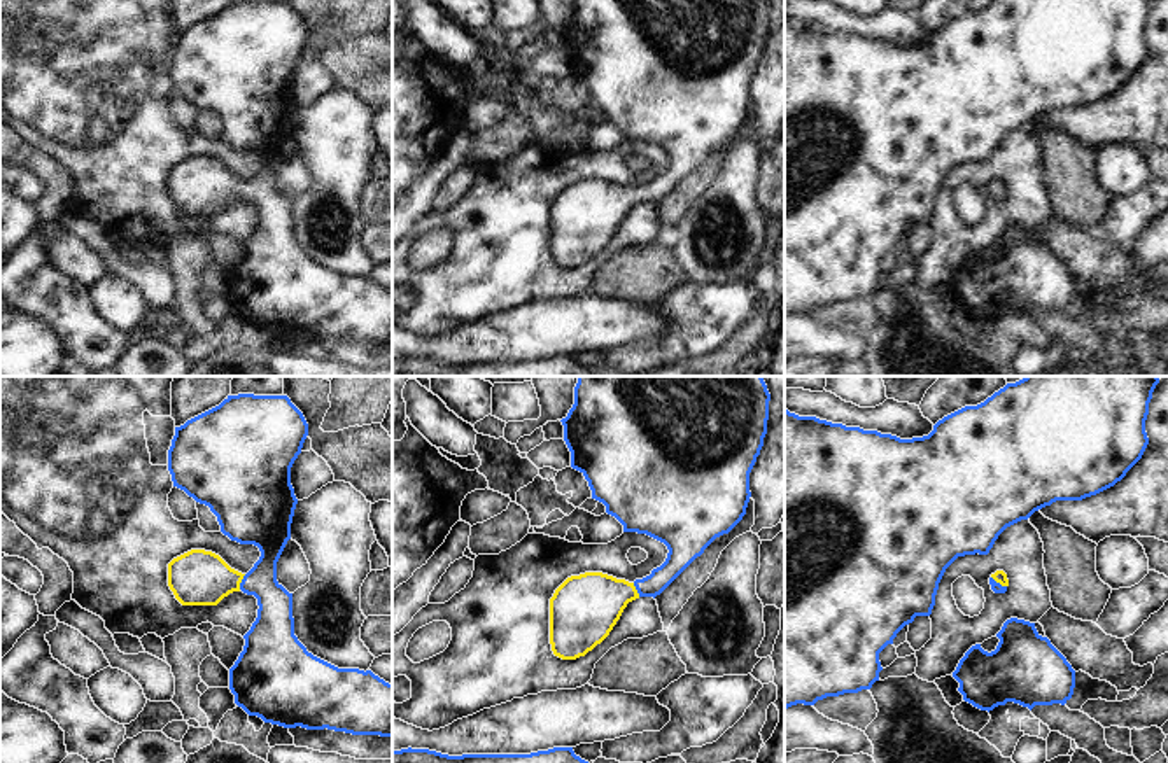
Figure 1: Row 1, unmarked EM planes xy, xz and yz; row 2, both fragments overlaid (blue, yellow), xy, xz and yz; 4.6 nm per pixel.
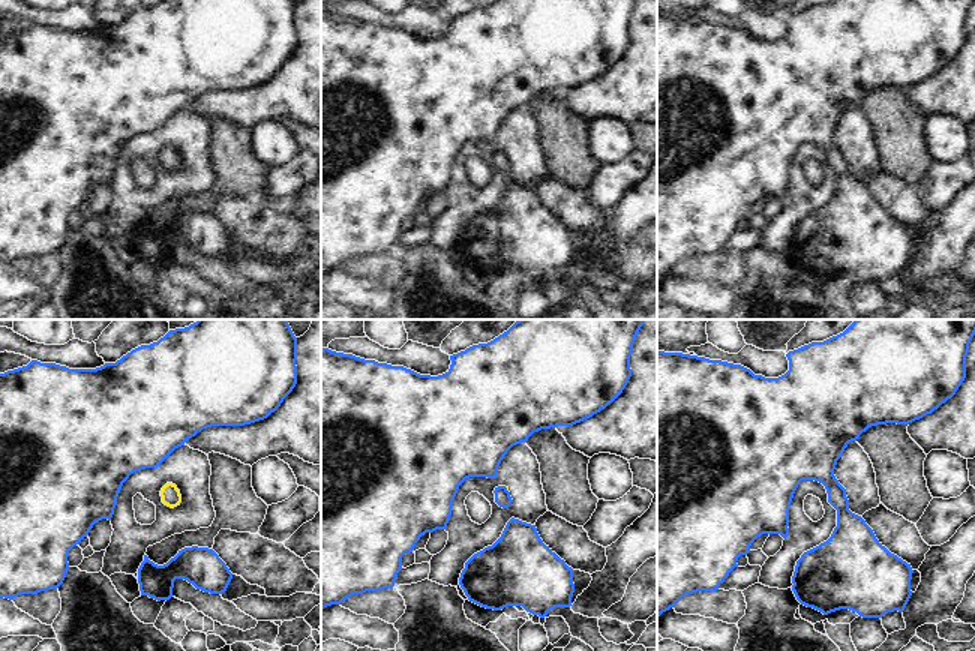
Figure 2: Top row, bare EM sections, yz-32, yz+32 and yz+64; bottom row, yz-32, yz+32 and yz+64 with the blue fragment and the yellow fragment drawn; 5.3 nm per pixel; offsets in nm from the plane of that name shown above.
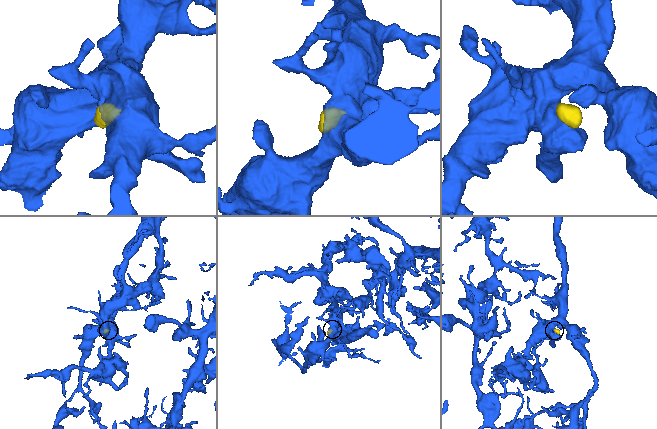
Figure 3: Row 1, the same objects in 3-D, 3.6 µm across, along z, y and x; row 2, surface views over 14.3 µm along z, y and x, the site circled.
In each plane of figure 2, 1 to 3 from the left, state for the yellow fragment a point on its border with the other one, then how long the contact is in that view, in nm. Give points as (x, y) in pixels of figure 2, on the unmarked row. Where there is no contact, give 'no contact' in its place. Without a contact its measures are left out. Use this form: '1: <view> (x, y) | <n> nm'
1: no contact
2: yz+32 (506, 153) | 30 nm
3: no contact

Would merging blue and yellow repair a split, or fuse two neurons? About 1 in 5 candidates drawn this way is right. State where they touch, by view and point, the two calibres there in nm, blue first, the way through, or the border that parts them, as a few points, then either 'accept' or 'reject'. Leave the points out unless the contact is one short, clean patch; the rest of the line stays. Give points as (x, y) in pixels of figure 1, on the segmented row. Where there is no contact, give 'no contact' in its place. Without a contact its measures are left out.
contact xy (242, 581); calibres 180 and 260 nm; way xy (274, 625), (274, 604), (242, 581), (197, 578); accept

